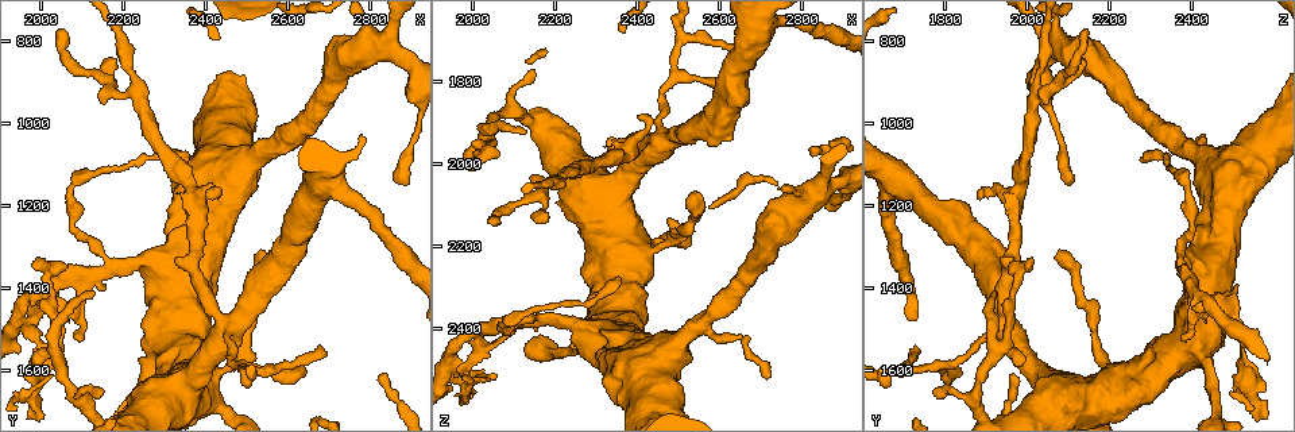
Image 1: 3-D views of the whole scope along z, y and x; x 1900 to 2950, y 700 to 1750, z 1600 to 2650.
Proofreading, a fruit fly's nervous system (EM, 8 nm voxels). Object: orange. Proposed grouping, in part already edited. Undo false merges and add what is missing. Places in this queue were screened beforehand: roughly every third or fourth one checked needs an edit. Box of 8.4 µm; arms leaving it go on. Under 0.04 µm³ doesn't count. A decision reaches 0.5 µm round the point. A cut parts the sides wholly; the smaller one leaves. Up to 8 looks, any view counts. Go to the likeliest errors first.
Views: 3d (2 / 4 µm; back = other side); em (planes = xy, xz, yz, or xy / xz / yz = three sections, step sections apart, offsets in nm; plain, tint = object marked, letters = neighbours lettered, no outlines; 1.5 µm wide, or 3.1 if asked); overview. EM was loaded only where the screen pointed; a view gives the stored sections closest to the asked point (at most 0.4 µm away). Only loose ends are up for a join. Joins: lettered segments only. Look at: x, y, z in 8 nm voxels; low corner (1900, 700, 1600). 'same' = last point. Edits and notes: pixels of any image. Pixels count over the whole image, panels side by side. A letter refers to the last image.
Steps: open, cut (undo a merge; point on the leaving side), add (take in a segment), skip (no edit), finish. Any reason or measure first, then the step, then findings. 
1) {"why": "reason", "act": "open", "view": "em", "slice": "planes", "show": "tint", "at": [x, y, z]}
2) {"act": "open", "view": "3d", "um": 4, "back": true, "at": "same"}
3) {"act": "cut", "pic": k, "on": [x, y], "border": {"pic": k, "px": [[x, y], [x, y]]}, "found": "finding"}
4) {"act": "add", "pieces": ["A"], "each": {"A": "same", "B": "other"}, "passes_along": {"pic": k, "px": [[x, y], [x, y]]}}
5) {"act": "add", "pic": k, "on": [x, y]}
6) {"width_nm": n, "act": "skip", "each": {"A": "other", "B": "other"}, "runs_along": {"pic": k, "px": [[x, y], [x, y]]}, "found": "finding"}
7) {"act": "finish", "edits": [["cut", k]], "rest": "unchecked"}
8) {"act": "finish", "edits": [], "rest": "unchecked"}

{"why": "end of a long branch", "act": "open", "view": "3d", "um": 4, "at": [2545, 1310, 2075]}

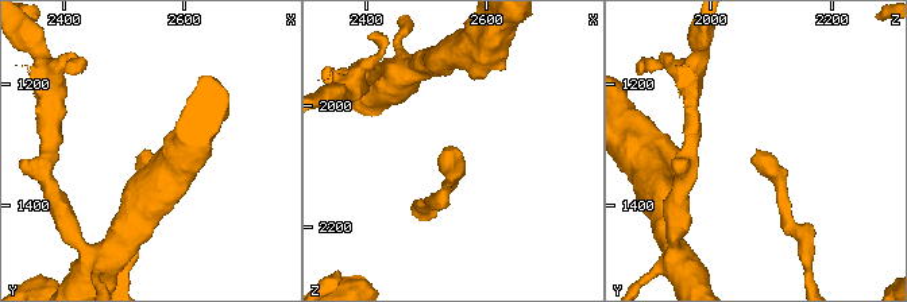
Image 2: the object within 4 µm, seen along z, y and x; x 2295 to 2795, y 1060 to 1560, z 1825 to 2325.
{"act": "open", "view": "em", "slice": "planes", "show": "plain", "at": [2535, 1310, 2075]}

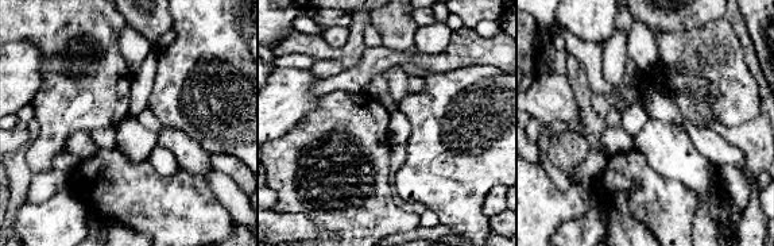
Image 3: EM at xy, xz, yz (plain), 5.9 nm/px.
{"act": "open", "view": "em", "slice": "planes", "show": "letters", "at": "same"}

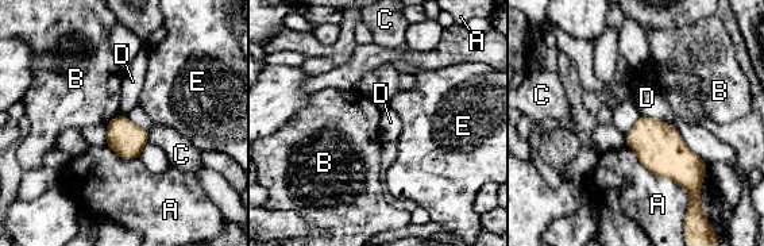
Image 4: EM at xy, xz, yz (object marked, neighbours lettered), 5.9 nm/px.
{"width_nm": 200, "act": "skip", "each": {"A": "other", "B": "other", "C": "other", "D": "other", "E": "other"}, "border": {"pic": 4, "px": [[115, 115], [105, 125]]}, "found": "none of them fits"}

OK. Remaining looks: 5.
{"why": "calibre changes", "act": "open", "view": "em", "slice": "xz", "step": 4, "show": "letters", "at": [1975, 1515, 2515]}

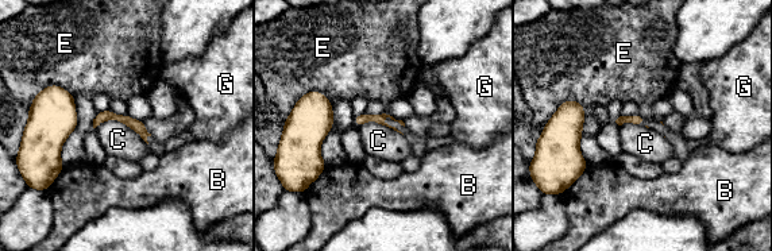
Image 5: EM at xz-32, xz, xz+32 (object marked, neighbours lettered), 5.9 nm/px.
{"act": "skip", "each": {"B": "other", "C": "other", "E": "other", "G": "other"}, "border": {"pic": 5, "px": [[95, 127], [119, 120], [147, 145]]}, "found": "continuous, no second cell"}

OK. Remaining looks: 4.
{"why": "three-way junction", "act": "open", "view": "em", "slice": "xy", "step": 4, "show": "letters", "at": [2160, 1355, 2375]}

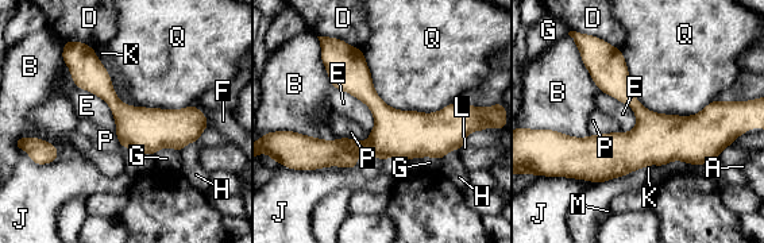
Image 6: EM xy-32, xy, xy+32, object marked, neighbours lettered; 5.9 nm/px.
{"why": "another direction", "act": "open", "view": "em", "slice": "planes", "show": "letters", "at": "same"}

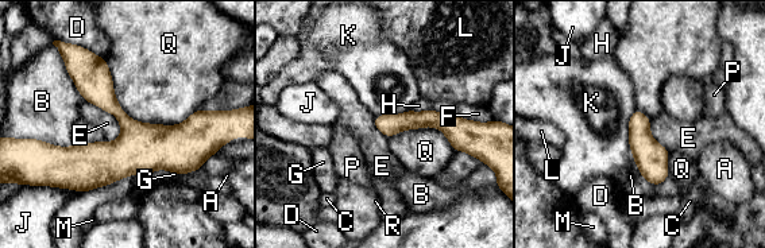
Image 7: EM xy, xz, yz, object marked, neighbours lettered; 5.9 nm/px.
{"act": "skip", "each": {"A": "other", "B": "other", "C": "other", "D": "other", "E": "other", "F": "other", "G": "other", "H": "other", "J": "other", "K": "other", "L": "other", "M": "other", "P": "other", "Q": "other", "R": "other"}, "runs_along": {"pic": 7, "px": [[207, 144], [45, 158]]}, "found": "continuous, no second cell"}

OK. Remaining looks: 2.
{"act": "finish", "edits": [], "rest": "unchecked"}

